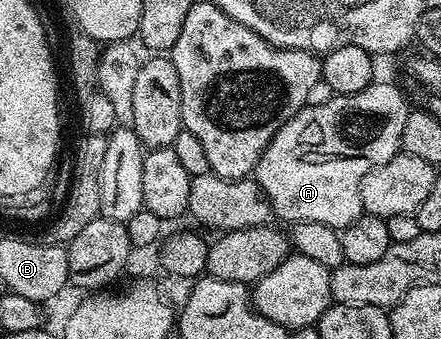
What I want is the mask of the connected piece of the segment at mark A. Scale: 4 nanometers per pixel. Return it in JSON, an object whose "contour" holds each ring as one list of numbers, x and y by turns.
{"contour":[[381,79,374,80,372,85,358,93,346,97,333,95,328,99,330,101,321,101,318,105,306,105,274,135,257,160,255,180,269,200,274,218,282,217,288,223,327,223,327,227,340,231,363,212,359,199,361,180,375,167,383,167,383,163,401,153,403,123,407,123,411,104,401,94,399,86,388,85]]}

